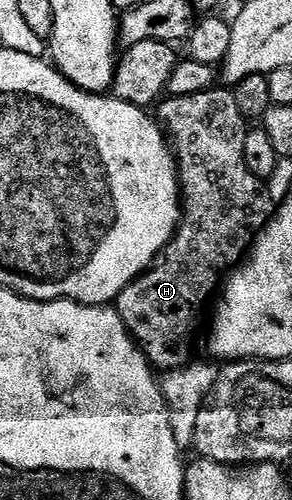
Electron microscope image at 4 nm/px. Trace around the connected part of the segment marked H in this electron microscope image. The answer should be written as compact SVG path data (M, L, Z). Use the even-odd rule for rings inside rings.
M220 90L194 93L188 99L168 97L159 104L158 119L170 136L176 156L182 196L182 222L152 266L133 283L126 285L126 289L122 289L114 301L124 328L142 348L149 364L161 372L176 371L189 362L188 347L180 342L191 333L196 314L203 309L204 302L212 294L217 294L225 276L247 256L257 235L274 214L274 200L270 197L265 180L254 177L254 173L246 169L242 148L246 142L246 133L250 130L249 124L239 111L233 92Z

